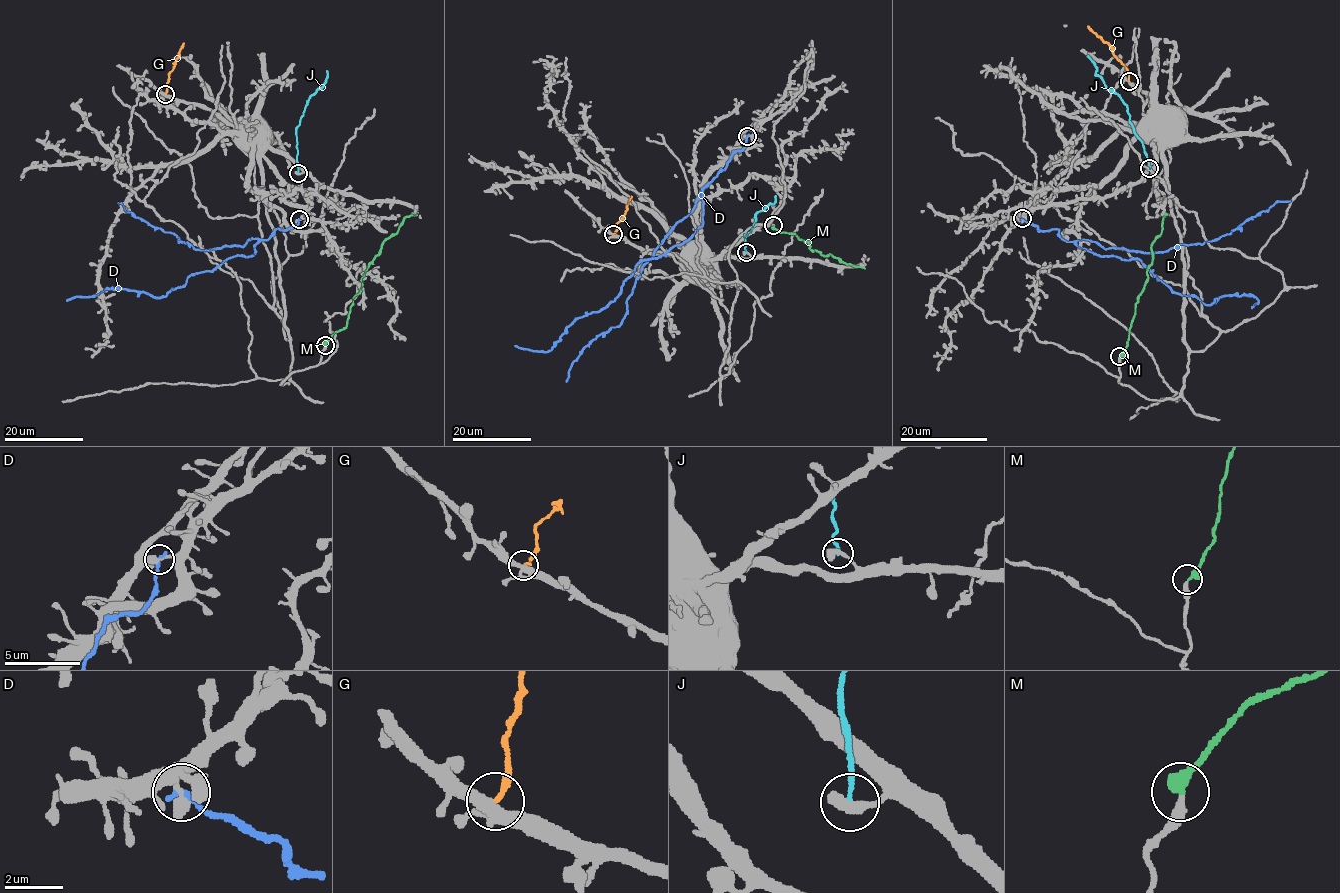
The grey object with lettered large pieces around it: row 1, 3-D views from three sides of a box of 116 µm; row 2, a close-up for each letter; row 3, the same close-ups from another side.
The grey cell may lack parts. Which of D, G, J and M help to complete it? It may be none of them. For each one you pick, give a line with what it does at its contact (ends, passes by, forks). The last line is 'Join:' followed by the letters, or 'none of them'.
M: it ends there
Join: M

